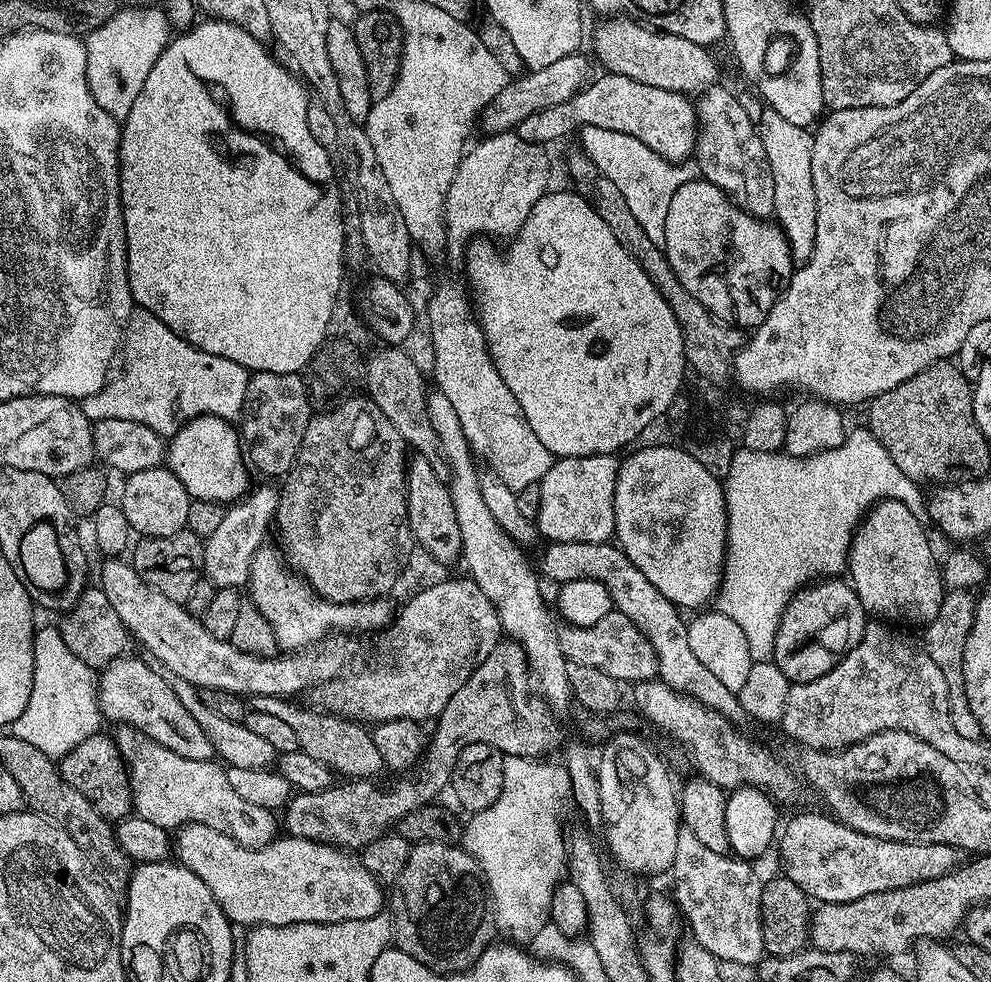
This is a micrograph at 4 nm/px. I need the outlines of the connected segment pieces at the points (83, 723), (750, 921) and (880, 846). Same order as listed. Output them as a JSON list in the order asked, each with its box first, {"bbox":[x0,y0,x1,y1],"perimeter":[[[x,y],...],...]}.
[{"bbox":[10,627,102,758],"perimeter":[[[59,627],[36,628],[34,634],[34,686],[26,710],[10,726],[11,735],[30,742],[42,754],[59,758],[70,754],[78,742],[101,731],[102,713],[98,695],[98,680],[94,670],[82,658],[70,651],[62,638]]]},{"bbox":[670,830,765,966],"perimeter":[[[681,830],[678,834],[677,854],[670,871],[671,878],[676,879],[675,907],[688,919],[696,943],[725,965],[756,966],[765,955],[760,918],[762,880],[751,866],[747,859],[709,850],[692,832]]]},{"bbox":[778,812,957,904],"perimeter":[[[800,812],[788,825],[783,825],[778,836],[780,860],[784,863],[783,875],[801,888],[813,901],[820,904],[841,904],[854,902],[854,898],[864,898],[866,894],[878,894],[882,890],[898,889],[916,884],[920,880],[933,880],[944,876],[957,867],[957,849],[945,844],[907,844],[897,840],[874,838],[862,834],[850,826],[841,824],[831,815],[820,812]]]}]

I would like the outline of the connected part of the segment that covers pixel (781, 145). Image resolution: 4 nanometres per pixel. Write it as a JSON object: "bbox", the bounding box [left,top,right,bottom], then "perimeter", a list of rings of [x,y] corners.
{"bbox":[756,107,817,263],"perimeter":[[[770,107],[762,110],[760,116],[758,114],[756,125],[774,181],[773,217],[787,238],[792,261],[801,260],[805,263],[813,253],[814,233],[817,229],[817,206],[810,161],[814,134],[807,128],[787,122],[786,118]]]}

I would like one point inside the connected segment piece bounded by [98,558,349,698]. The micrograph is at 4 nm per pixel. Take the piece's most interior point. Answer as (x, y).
(178, 641)

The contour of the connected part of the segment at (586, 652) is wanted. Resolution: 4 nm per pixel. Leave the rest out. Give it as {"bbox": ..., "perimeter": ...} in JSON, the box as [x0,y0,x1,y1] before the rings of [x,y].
{"bbox":[558,610,658,682],"perimeter":[[[615,610],[606,614],[606,618],[594,622],[594,626],[561,627],[558,642],[569,664],[598,666],[598,670],[606,670],[606,674],[610,674],[610,678],[618,682],[651,680],[658,670],[654,646],[650,646],[646,634],[642,634],[642,630],[638,630],[638,626],[634,626],[634,622],[626,618],[626,614]]]}

